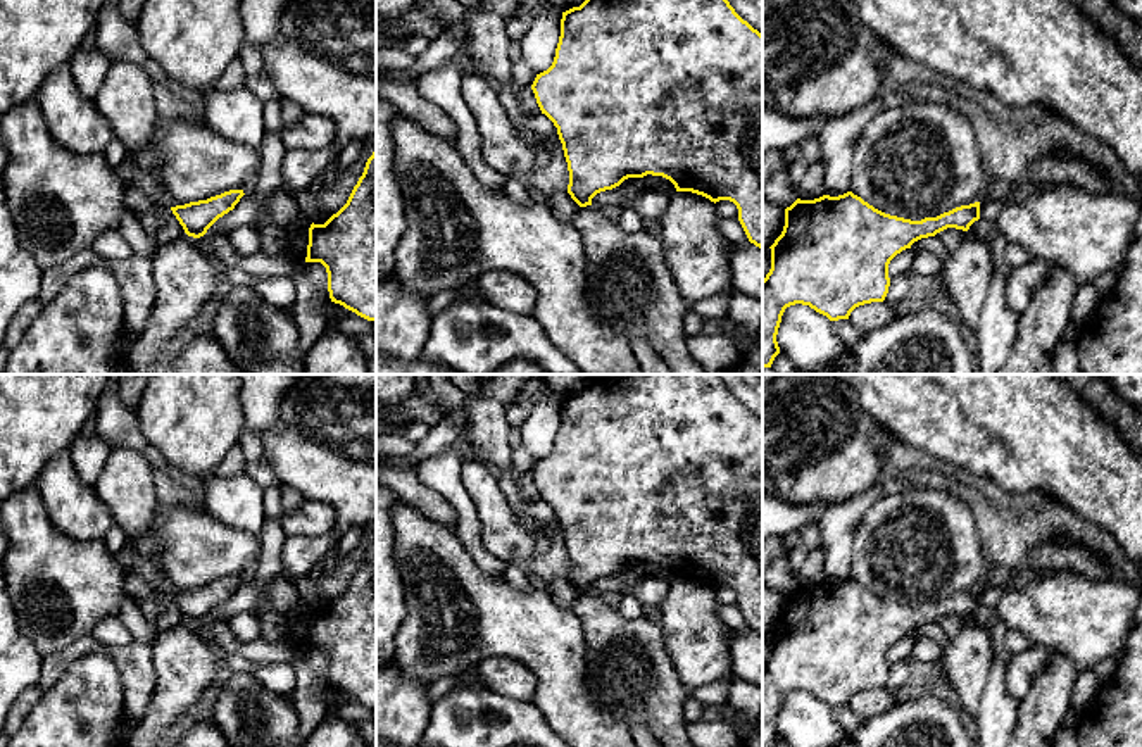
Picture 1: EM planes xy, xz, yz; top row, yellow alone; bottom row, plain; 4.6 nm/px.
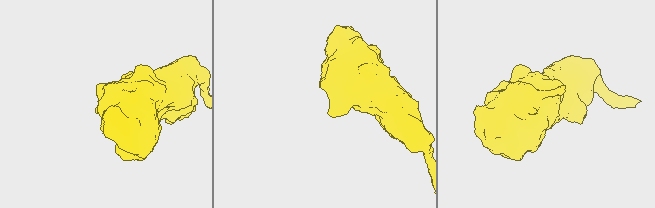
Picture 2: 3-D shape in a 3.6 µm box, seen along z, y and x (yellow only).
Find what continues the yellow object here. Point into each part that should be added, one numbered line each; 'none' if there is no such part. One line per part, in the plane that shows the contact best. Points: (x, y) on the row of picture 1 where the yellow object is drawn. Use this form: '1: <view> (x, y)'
none

